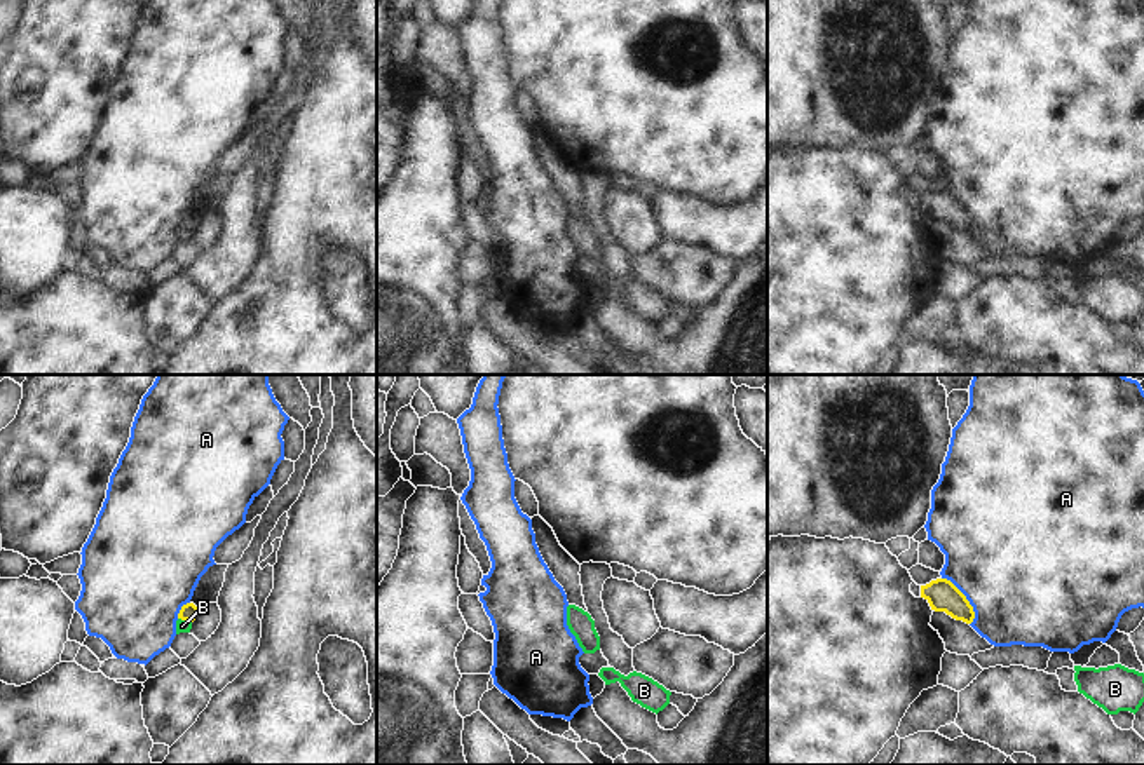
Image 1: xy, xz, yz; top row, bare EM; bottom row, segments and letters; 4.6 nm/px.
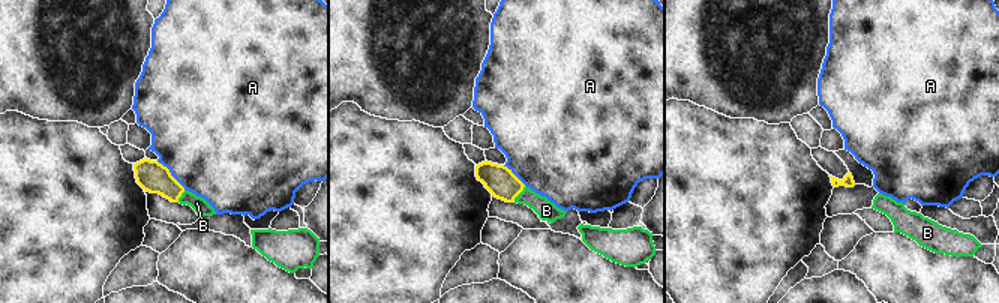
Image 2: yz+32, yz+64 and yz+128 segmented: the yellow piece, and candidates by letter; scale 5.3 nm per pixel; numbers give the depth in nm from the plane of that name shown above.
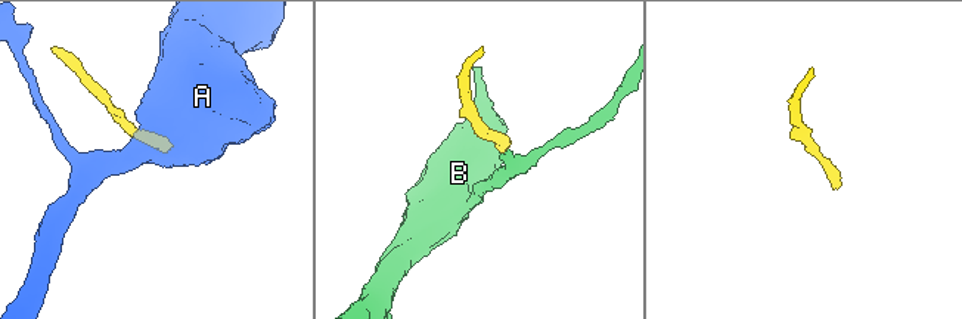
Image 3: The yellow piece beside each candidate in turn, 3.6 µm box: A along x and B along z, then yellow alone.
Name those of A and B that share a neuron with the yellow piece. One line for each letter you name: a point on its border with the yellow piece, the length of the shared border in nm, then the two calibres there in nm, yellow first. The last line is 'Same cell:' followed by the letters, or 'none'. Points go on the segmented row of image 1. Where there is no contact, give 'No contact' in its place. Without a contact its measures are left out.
B: Touches yellow at xy (185, 619). Shared border 70 nm. Thickness 80 nm (yellow) against 60 nm
Same cell: B

